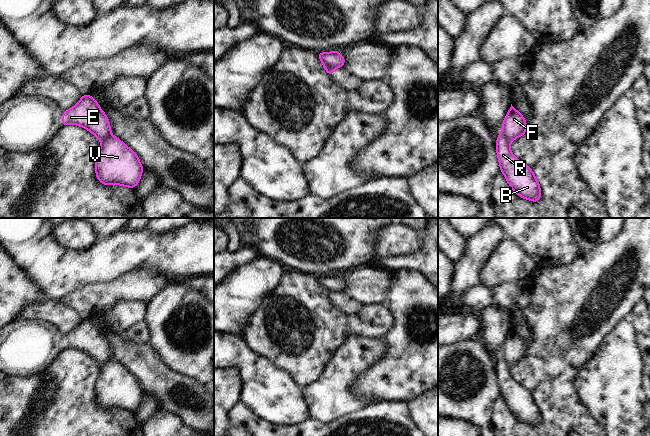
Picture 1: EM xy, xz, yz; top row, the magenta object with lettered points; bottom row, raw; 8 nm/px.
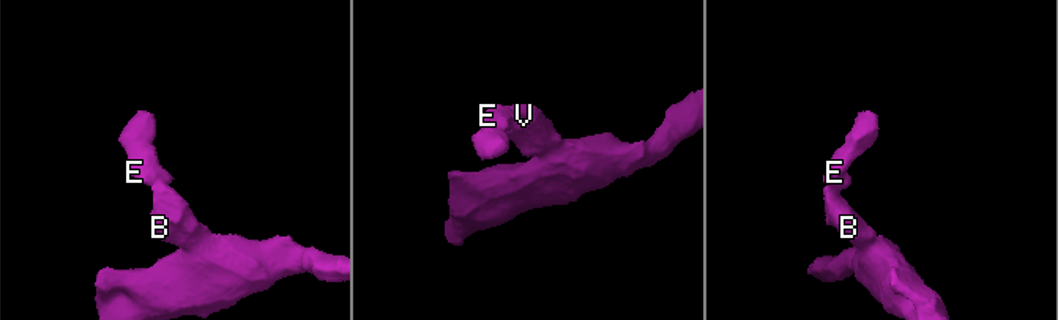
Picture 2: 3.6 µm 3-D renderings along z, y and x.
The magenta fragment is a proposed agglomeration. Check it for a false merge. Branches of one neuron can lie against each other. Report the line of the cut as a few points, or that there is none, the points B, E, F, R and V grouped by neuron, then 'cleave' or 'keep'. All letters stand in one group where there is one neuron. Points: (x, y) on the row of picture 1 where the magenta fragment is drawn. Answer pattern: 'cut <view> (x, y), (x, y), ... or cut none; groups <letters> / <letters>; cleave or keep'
cut xz (323, 62), (334, 67); groups B R V / E F; cleave

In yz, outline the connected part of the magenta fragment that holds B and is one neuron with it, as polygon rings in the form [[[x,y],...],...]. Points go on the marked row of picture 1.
[[[503,131],[498,135],[495,143],[500,172],[504,174],[510,187],[518,196],[538,202],[541,189],[534,172],[527,164],[515,158],[510,149],[510,141]]]

